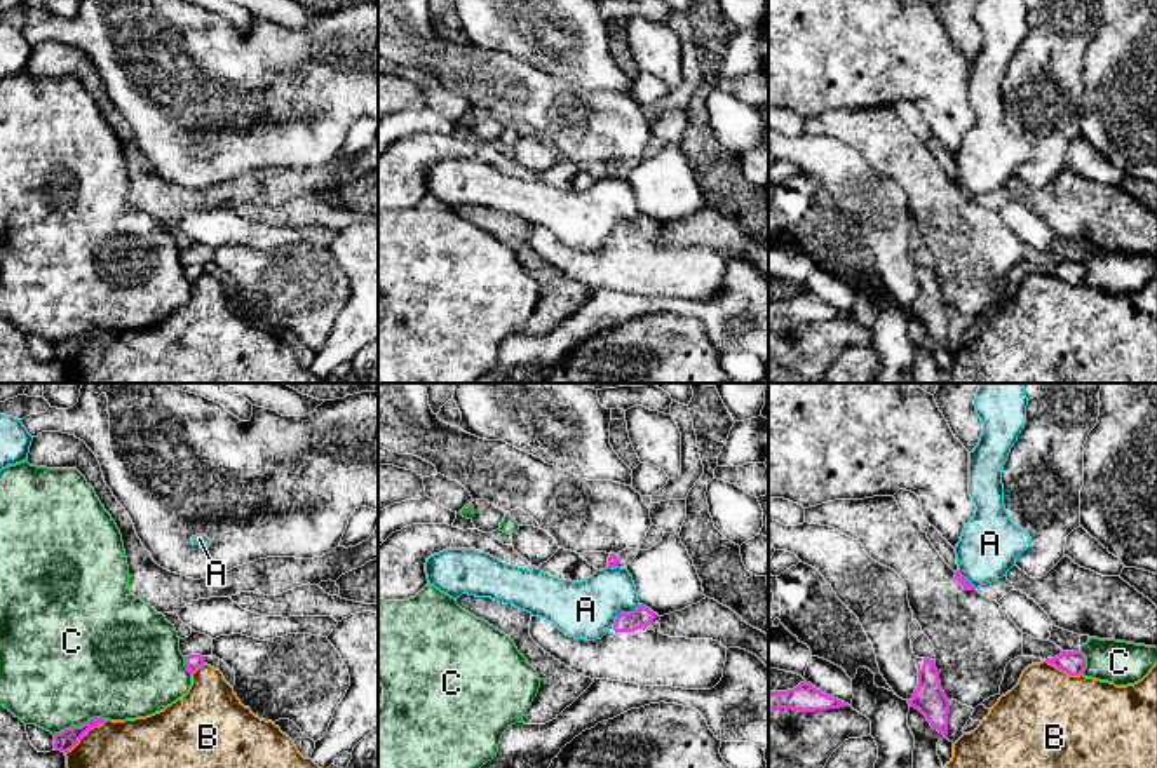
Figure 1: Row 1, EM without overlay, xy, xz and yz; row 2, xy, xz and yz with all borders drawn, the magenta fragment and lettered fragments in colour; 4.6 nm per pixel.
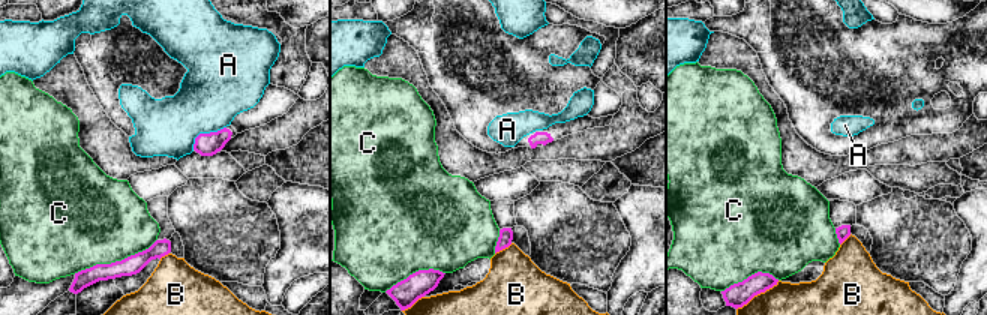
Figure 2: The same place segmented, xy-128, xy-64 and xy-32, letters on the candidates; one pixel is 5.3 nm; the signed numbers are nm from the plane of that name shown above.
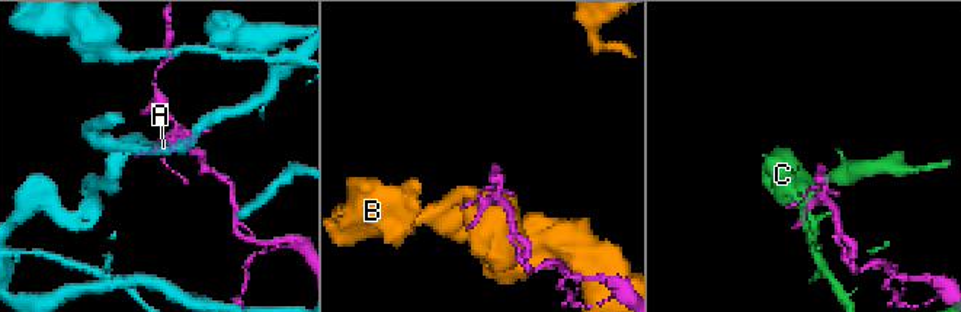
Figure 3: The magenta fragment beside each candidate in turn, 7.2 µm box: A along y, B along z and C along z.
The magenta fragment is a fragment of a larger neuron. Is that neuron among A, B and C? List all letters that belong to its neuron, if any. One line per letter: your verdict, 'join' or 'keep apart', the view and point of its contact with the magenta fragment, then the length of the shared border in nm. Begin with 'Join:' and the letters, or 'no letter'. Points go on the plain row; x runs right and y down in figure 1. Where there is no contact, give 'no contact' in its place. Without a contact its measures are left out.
Join: no letter
A: keep apart | xz (624, 223) | 160 nm
B: keep apart | xy (86, 342) | 260 nm
C: keep apart | xy (81, 335) | 260 nm

